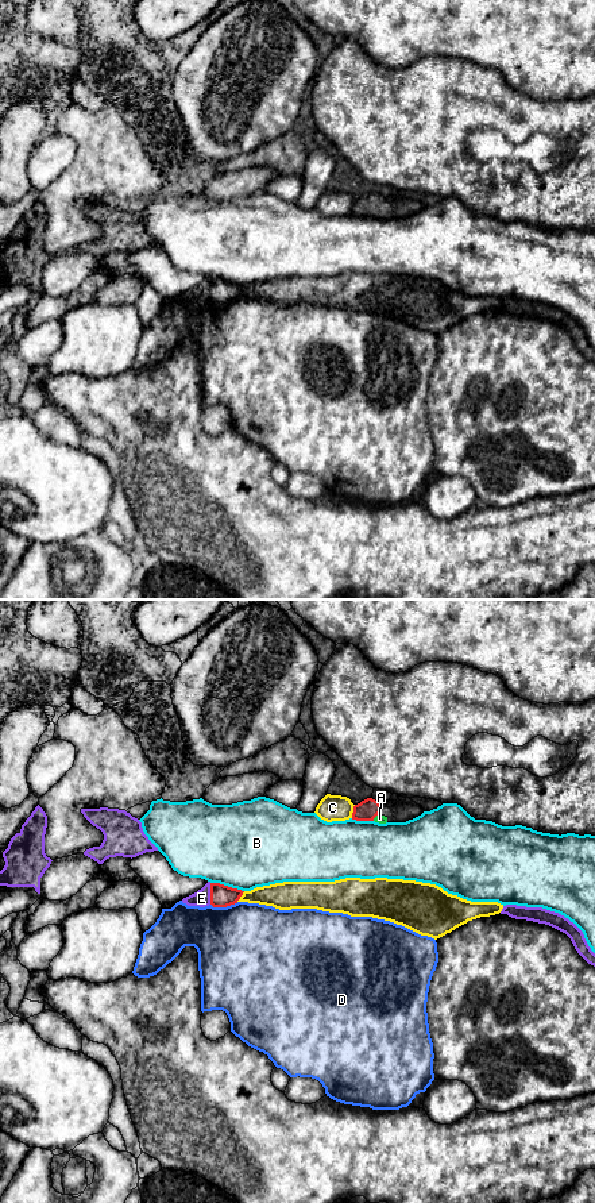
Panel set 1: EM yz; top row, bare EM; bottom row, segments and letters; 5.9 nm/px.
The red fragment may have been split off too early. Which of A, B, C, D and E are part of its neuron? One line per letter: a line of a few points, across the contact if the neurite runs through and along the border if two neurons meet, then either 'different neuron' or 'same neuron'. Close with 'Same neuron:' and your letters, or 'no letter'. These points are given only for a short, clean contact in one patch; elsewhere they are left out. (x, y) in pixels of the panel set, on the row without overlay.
A: line yz (369, 204), (377, 209), (379, 214); same neuron
B: different neuron
C: different neuron
D: different neuron
E: line yz (209, 278), (211, 299); different neuron
Same neuron: A

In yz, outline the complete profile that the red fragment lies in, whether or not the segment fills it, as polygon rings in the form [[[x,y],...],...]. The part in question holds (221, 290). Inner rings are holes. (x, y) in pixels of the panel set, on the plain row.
[[[210,278],[210,300],[227,302],[237,298],[244,286],[220,278]]]

